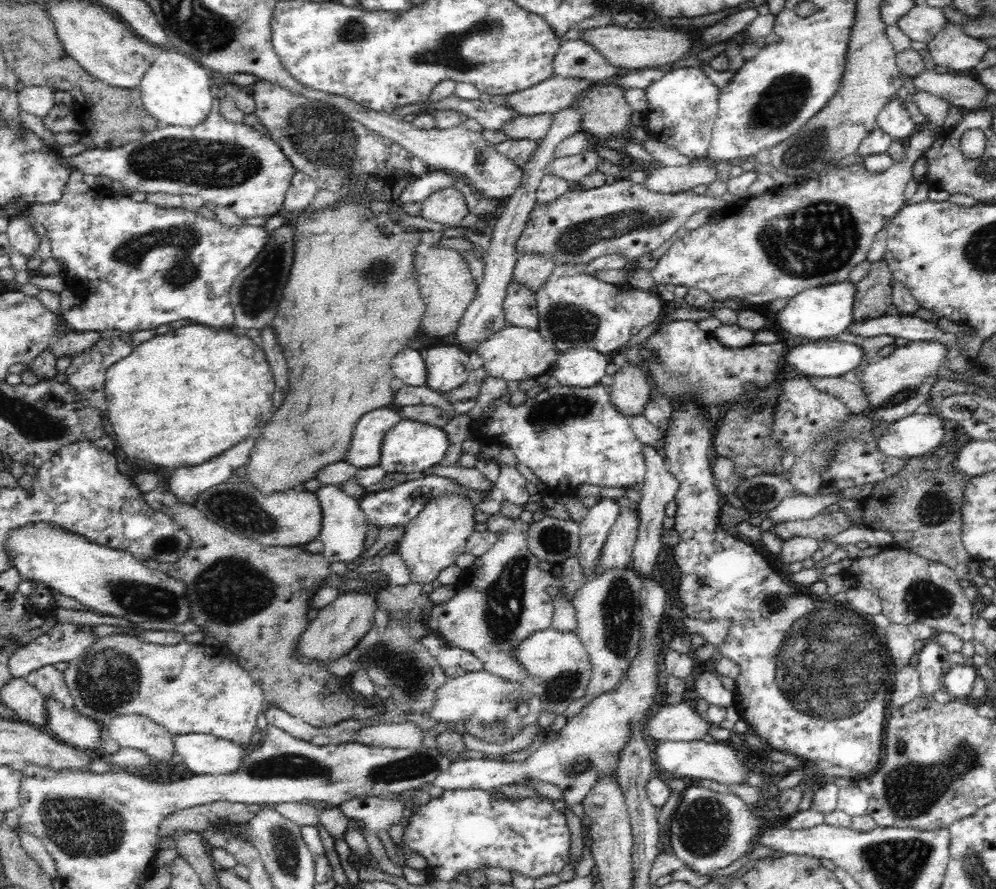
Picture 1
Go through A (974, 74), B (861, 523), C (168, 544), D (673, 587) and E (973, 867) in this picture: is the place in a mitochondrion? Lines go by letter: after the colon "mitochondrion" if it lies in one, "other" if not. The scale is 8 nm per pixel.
A: other
B: other
C: mitochondrion
D: other
E: mitochondrion

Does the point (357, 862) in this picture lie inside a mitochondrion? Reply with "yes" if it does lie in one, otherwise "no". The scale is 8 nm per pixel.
no

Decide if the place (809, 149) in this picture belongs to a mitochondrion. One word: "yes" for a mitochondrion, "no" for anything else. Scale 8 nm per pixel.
yes

